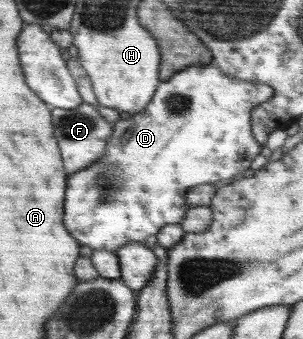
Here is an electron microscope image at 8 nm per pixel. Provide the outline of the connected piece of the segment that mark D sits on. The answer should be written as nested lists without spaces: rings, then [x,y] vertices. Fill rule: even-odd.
[[[212,62],[204,66],[190,66],[185,70],[177,72],[176,75],[170,76],[170,79],[161,82],[154,96],[154,104],[146,108],[146,112],[134,114],[127,119],[120,119],[114,123],[112,137],[108,139],[106,147],[106,156],[94,164],[84,167],[80,172],[70,174],[70,188],[66,188],[66,228],[78,236],[78,242],[82,246],[88,246],[92,250],[106,250],[108,252],[117,252],[121,247],[129,243],[146,244],[147,248],[155,248],[157,236],[162,232],[166,224],[179,224],[185,219],[189,212],[189,204],[186,204],[186,194],[190,188],[198,187],[205,184],[212,184],[218,180],[226,178],[241,177],[244,172],[250,172],[254,168],[254,160],[262,156],[262,144],[258,144],[257,138],[253,134],[253,126],[250,124],[252,112],[260,103],[266,102],[273,95],[273,88],[264,83],[246,82],[246,80],[236,80],[226,74],[222,74],[219,66]]]

